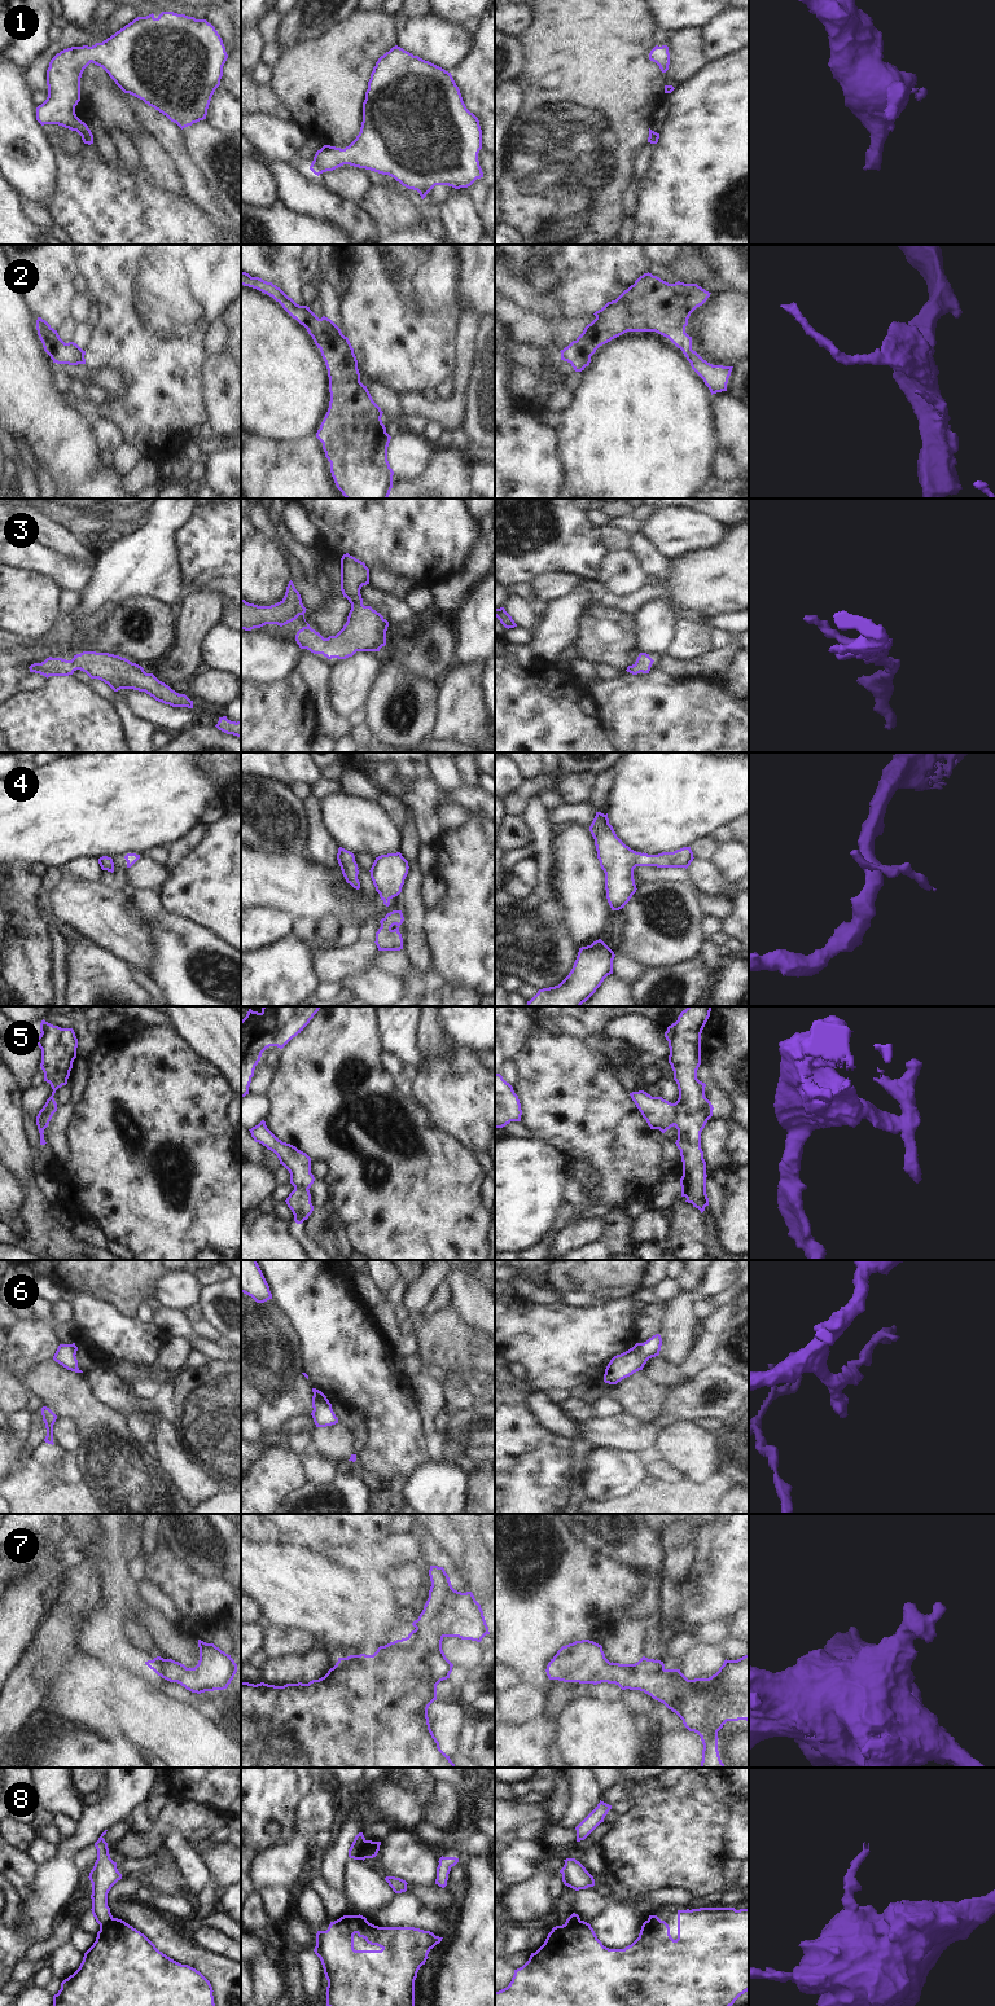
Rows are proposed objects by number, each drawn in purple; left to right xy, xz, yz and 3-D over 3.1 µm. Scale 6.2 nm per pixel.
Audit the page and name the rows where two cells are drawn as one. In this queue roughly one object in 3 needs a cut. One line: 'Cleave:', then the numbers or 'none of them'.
Cleave: 5, 8

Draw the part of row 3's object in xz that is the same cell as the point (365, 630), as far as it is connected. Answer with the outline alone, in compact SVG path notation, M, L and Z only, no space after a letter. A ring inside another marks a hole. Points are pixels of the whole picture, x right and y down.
M349 553L343 554L341 558L341 591L343 597L346 597L351 603L351 610L349 613L346 624L336 636L324 638L319 632L310 627L304 619L304 613L307 609L303 606L301 594L295 589L292 580L286 587L284 598L275 605L258 606L241 598L241 629L251 631L266 624L277 624L282 627L302 615L307 625L299 629L295 635L295 641L301 649L307 649L314 654L323 654L328 659L346 659L352 657L356 651L380 651L380 649L386 645L386 631L389 622L371 606L363 605L360 589L367 584L369 584L369 569L365 566L365 563Z

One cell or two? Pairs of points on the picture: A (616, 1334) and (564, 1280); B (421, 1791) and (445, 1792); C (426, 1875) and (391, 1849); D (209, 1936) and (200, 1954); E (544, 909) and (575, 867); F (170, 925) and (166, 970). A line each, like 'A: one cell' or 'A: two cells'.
A: two cells
B: two cells
C: one cell
D: two cells
E: two cells
F: one cell

